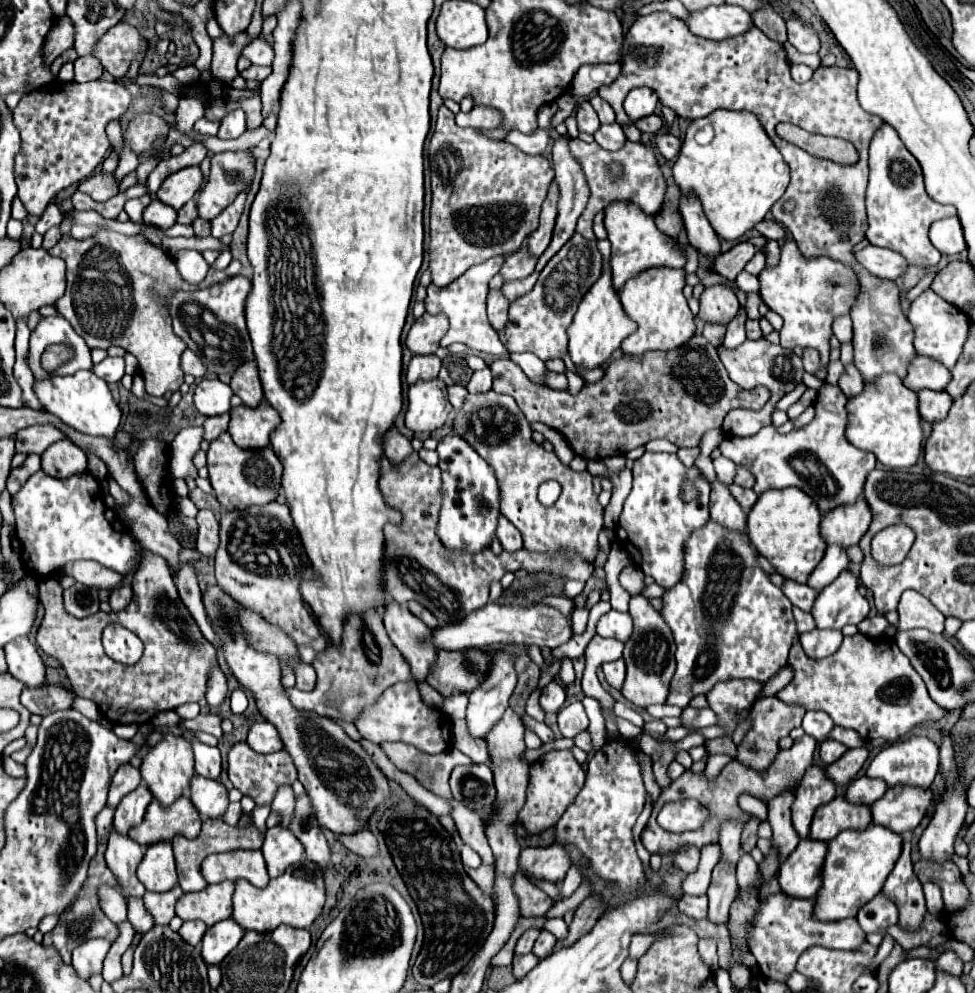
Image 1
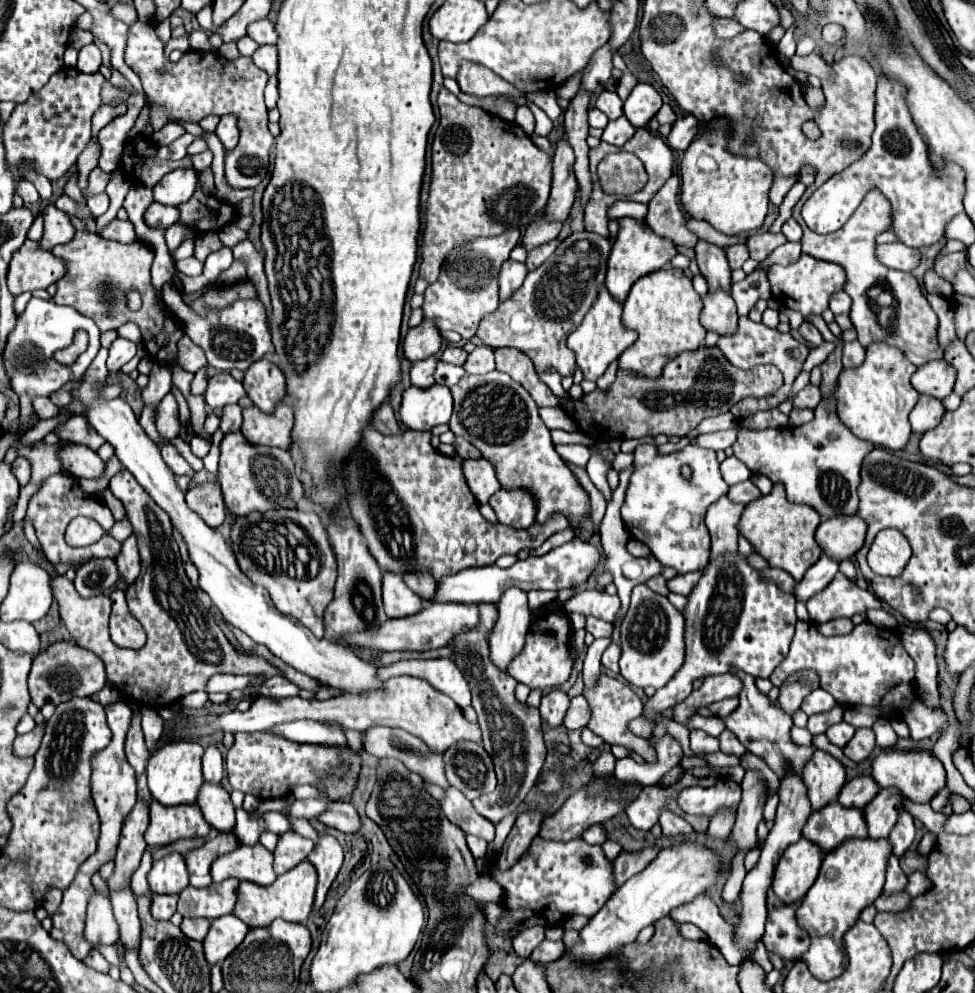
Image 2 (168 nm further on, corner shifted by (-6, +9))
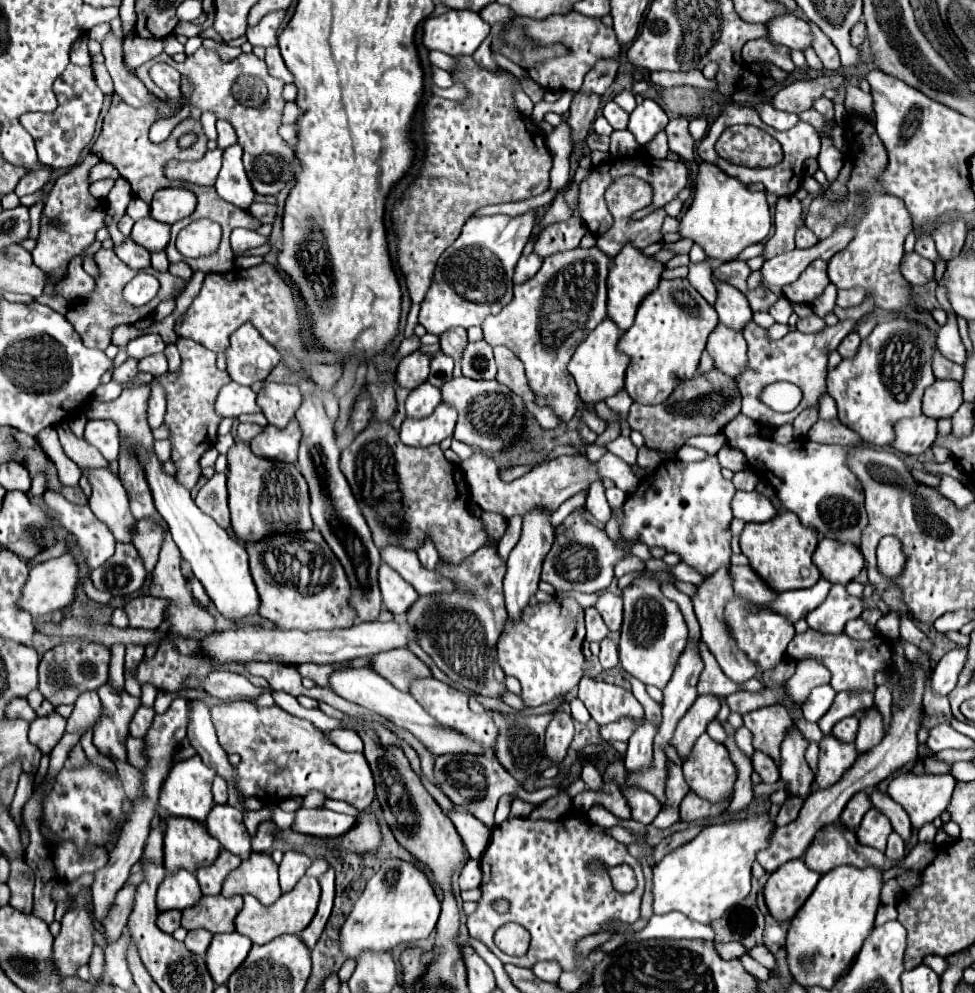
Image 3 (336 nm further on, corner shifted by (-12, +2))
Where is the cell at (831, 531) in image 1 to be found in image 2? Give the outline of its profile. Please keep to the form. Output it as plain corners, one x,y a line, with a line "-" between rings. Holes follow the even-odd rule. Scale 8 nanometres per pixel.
834,516
824,520
816,530
816,542
826,556
836,562
852,558
862,548
866,536
866,522
854,516

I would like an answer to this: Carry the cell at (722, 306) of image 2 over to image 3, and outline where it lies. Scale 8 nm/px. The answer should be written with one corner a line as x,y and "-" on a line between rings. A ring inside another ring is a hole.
724,323
716,325
716,331
710,333
706,349
714,357
714,367
726,375
736,377
746,363
746,339
742,331
726,327

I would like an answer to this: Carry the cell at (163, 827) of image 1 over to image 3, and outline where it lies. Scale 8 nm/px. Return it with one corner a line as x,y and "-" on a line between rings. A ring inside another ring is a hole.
166,815
164,831
164,865
172,873
180,867
196,871
216,859
220,843
206,831
204,823
190,817

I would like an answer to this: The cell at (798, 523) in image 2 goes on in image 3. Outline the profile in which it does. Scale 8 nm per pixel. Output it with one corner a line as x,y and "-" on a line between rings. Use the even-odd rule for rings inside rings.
780,511
766,523
746,523
740,535
742,553
750,559
750,567
776,591
806,589
820,579
820,571
812,561
812,553
818,545
818,531
804,527
792,511

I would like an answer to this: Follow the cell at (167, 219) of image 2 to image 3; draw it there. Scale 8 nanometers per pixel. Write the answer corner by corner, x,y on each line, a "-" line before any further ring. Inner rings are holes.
144,217
134,223
130,237
148,251
162,251
170,241
170,225
152,217

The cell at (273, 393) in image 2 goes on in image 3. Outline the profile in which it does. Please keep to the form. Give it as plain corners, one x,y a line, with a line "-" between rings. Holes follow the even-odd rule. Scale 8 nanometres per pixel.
264,381
262,391
258,393
258,405
262,413
266,415
268,423
278,429
284,429
288,425
300,403
302,403
302,395
298,387
290,383

